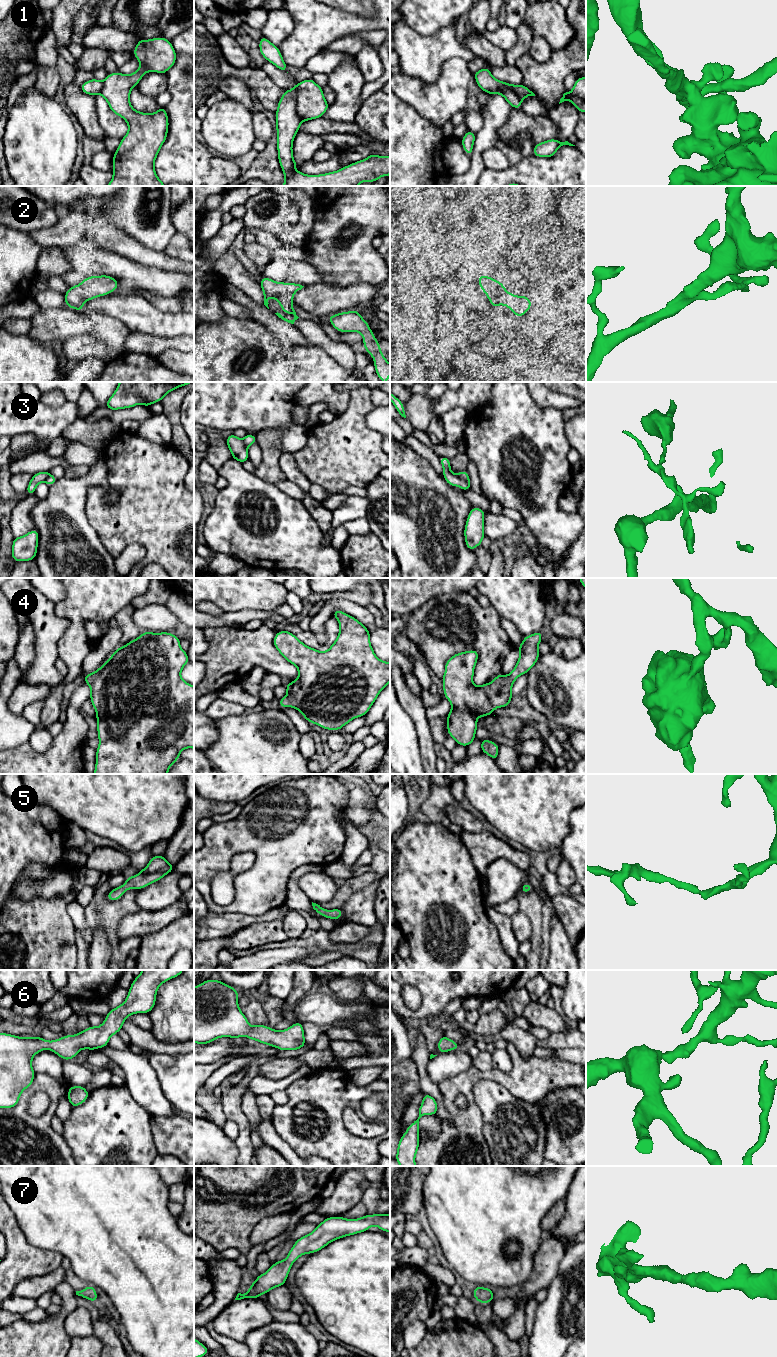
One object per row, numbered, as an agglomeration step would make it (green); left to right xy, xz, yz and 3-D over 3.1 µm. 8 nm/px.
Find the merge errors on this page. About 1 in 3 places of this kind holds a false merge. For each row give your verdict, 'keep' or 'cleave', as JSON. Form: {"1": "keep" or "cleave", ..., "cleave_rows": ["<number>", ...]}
{"1": "keep", "2": "keep", "3": "cleave", "4": "keep", "5": "keep", "6": "keep", "7": "keep", "cleave_rows": ["3"]}

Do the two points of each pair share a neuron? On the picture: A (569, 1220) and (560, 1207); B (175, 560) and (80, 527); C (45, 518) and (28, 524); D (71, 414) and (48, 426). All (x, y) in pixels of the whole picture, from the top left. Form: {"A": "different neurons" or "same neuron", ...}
{"A": "different neurons", "B": "different neurons", "C": "different neurons", "D": "same neuron"}

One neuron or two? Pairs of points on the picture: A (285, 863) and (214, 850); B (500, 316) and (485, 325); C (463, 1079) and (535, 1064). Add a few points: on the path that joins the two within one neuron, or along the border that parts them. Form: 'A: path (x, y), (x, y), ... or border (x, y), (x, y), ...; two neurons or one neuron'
A: path (267, 845), (232, 844); one neuron
B: border (491, 312), (491, 318), (495, 325); two neurons
C: path (481, 1075), (517, 1077); one neuron

